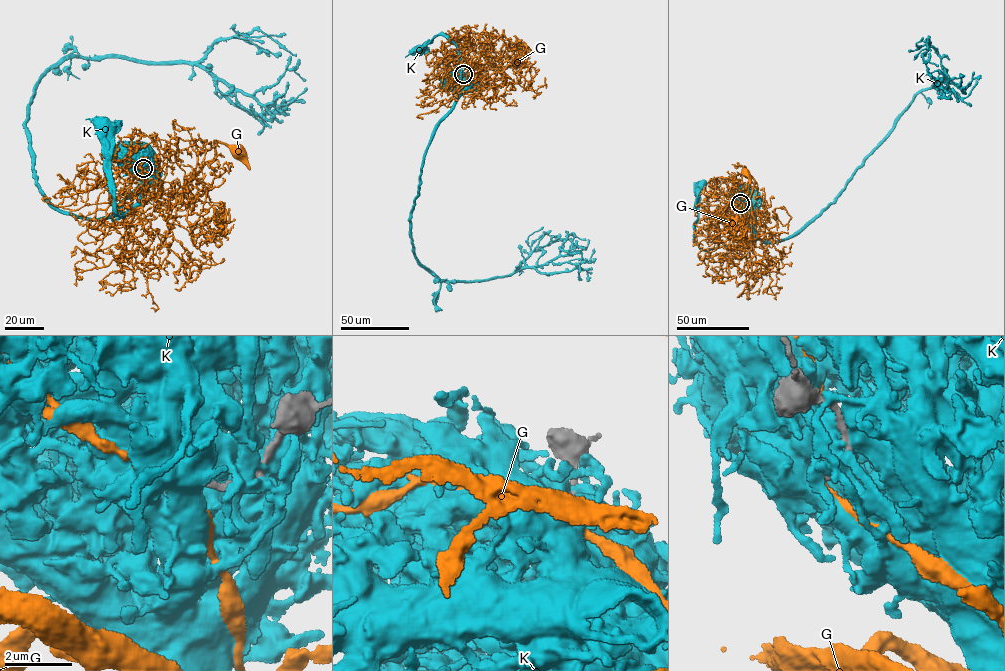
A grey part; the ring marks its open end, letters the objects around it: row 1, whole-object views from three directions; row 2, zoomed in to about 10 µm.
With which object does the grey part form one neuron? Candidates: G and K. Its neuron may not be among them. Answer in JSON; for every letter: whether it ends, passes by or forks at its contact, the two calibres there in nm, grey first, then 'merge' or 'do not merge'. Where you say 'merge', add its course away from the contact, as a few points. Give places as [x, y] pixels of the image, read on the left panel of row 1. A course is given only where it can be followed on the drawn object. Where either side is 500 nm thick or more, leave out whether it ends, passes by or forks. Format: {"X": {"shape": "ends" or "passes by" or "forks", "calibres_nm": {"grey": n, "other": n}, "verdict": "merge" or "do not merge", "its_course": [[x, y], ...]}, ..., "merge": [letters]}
{"G": {"shape": "forks", "calibres_nm": {"grey": 150, "other": 220}, "verdict": "do not merge"}, "K": {"calibres_nm": {"grey": 150, "other": 800}, "verdict": "do not merge"}, "merge": []}

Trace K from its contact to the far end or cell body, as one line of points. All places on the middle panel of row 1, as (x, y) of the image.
K: (463, 74), (468, 83), (461, 88), (459, 51), (445, 36), (433, 38), (419, 48), (418, 53)

